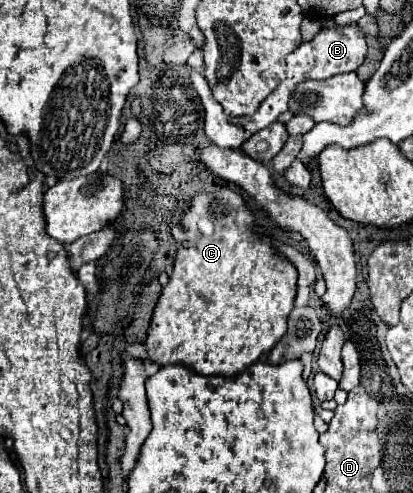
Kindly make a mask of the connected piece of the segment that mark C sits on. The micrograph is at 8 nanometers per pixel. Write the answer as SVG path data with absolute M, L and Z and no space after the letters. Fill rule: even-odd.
M227 186L213 194L201 192L191 198L189 210L171 226L177 254L173 274L159 296L145 340L151 362L161 366L185 364L207 376L233 376L259 360L263 352L269 352L279 342L279 336L283 336L287 330L287 316L293 310L293 300L297 294L297 270L287 258L277 254L275 246L261 240L253 228L253 212L247 208L241 194Z

